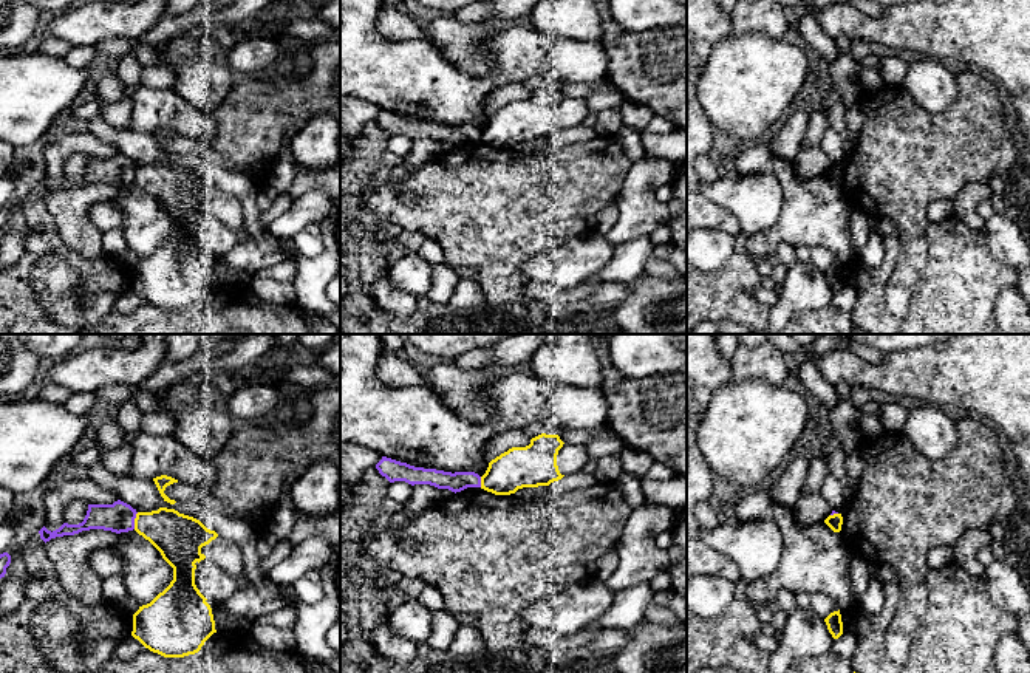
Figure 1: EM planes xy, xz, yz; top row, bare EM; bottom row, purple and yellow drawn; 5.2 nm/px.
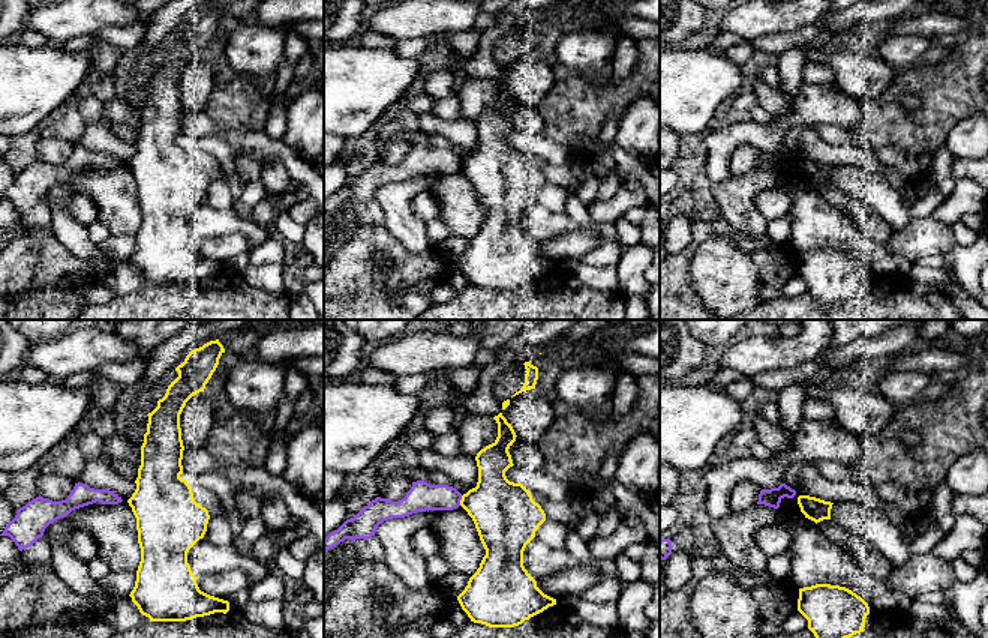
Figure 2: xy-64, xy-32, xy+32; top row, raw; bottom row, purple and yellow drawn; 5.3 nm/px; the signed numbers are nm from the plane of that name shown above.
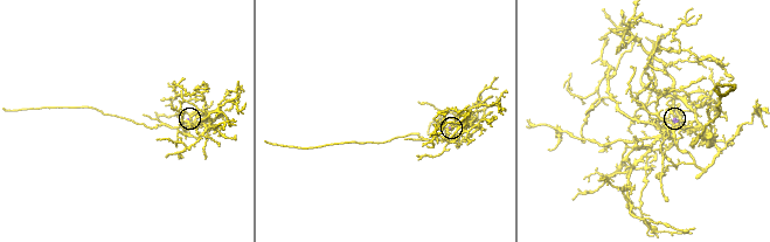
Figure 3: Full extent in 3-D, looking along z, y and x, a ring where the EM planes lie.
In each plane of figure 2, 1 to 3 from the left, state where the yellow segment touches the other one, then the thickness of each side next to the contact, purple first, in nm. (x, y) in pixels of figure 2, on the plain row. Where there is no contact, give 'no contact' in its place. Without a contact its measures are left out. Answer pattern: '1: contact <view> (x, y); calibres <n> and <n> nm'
1: no contact
2: contact xy-32 (461, 162); calibres 150 and 340 nm
3: no contact

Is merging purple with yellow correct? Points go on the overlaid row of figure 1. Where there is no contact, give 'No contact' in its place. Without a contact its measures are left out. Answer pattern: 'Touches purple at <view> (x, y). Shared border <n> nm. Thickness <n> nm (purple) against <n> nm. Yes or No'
Touches purple at xy (133, 520). Shared border 90 nm. Thickness 160 nm (purple) against 240 nm. No

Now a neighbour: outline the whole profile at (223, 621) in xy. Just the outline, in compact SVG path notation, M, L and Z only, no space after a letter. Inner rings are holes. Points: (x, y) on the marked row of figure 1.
M206 600L210 608L212 608L212 614L213 614L213 620L215 620L215 630L217 631L226 631L230 630L234 631L237 636L240 637L246 637L246 634L249 633L249 630L252 628L254 622L244 617L235 617L230 616L224 611L224 608L221 606L221 603L212 602L212 600Z

